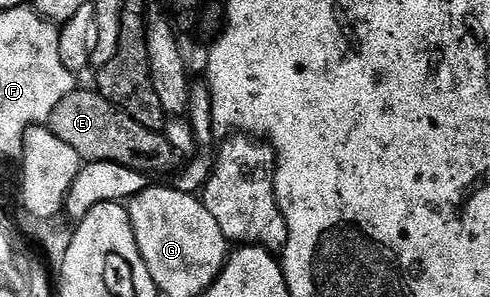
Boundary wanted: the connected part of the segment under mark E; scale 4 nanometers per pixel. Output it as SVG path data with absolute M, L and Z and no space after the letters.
M77 88L72 94L65 96L65 100L61 100L57 108L53 108L49 129L58 138L65 140L65 144L69 144L69 148L73 148L73 152L77 152L84 163L115 161L150 176L176 169L175 150L166 138L166 133L145 128L145 124L137 124L133 116L113 106L95 88Z

